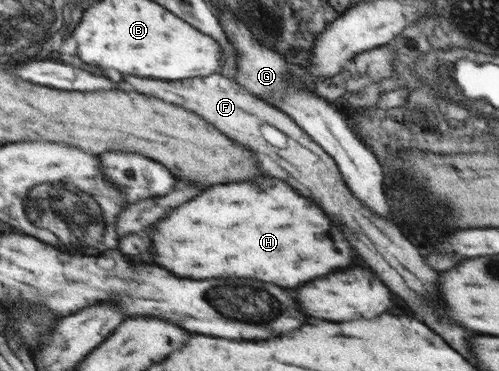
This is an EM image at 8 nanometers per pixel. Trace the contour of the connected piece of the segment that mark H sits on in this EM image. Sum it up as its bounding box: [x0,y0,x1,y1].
[152,176,354,288]

